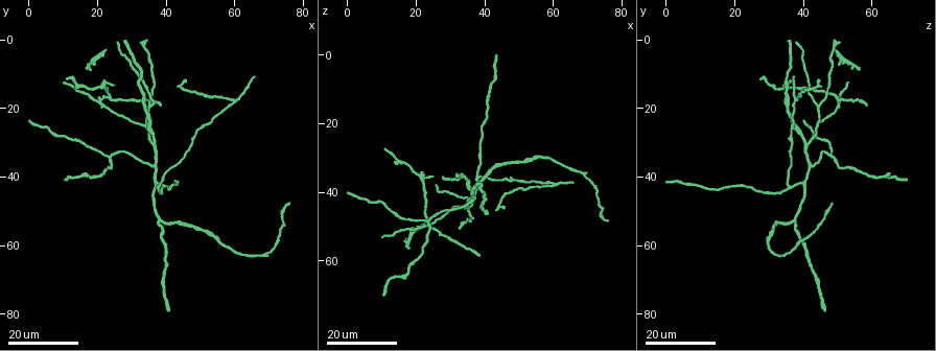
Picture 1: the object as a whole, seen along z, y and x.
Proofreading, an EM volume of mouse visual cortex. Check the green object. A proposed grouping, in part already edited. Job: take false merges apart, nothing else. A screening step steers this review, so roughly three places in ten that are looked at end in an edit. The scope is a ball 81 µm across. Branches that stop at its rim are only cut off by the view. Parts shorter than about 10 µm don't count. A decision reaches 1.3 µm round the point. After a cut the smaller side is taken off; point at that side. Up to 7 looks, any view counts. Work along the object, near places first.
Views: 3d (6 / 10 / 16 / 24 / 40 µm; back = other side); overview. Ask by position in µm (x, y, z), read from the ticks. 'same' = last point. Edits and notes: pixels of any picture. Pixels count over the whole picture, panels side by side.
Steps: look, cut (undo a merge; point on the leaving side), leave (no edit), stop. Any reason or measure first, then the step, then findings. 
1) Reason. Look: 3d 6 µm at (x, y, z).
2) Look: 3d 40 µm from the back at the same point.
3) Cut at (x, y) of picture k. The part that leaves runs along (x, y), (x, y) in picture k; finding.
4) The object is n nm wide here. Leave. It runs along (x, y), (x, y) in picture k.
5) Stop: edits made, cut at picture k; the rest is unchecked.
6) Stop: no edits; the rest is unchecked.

Sharp bend. Look: 3d 24 µm at (59.5, 18.5, 37.0).

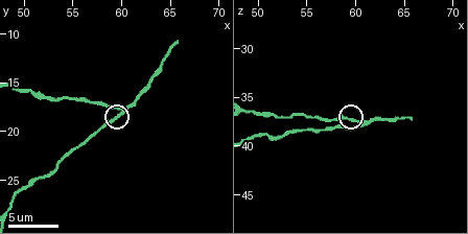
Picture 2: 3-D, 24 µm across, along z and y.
Look: 3d 6 µm at (60.0, 18.0, 37.4).

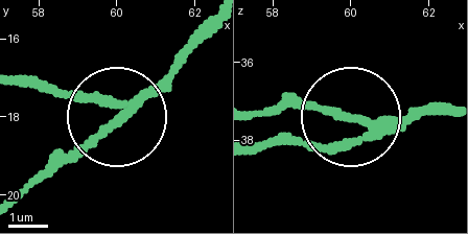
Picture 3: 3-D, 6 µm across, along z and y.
3 arms meet here. Cut at (100, 96) of picture 3. The part that leaves runs along (149, 93), (83, 103), (23, 84) in picture 3; two neurons meet here.

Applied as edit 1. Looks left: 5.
Look: overview.

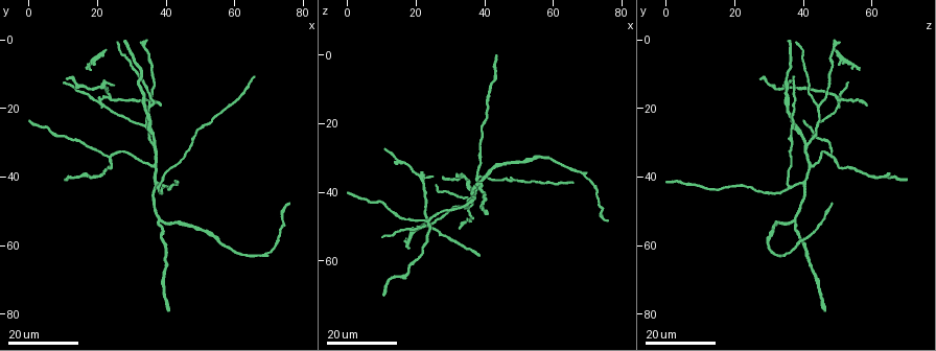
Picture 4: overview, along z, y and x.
Three-way junction. Look: 3d 16 µm at (38.5, 43.0, 35.5).

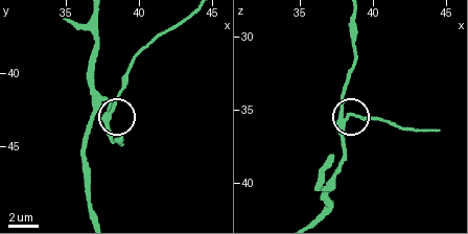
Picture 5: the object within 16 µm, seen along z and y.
Zoom in. Look: 3d 6 µm at the same point.

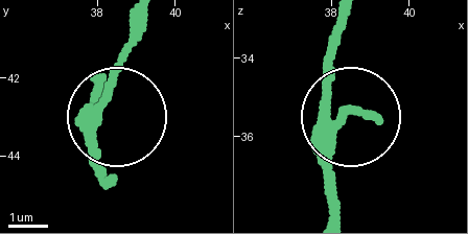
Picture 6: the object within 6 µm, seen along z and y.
3 arms meet here. Leave. It runs along (93, 80), (93, 173) in picture 6; one neuron here.

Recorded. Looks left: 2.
Two arms in line, one across. Look: 3d 16 µm at (36.5, 30.5, 41.0).

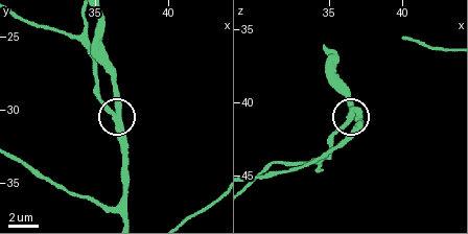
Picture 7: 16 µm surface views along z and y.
Look: 3d 10 µm at (36.4, 30.4, 41.2).

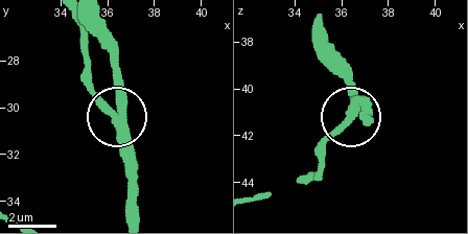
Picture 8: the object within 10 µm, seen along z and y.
3 arms meet here. Leave. It runs along (134, 214), (127, 136), (115, 116), (115, 54) in picture 8; one neuron here.

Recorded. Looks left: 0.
Stop: edits made, cut at picture 3; the rest is unchecked.

